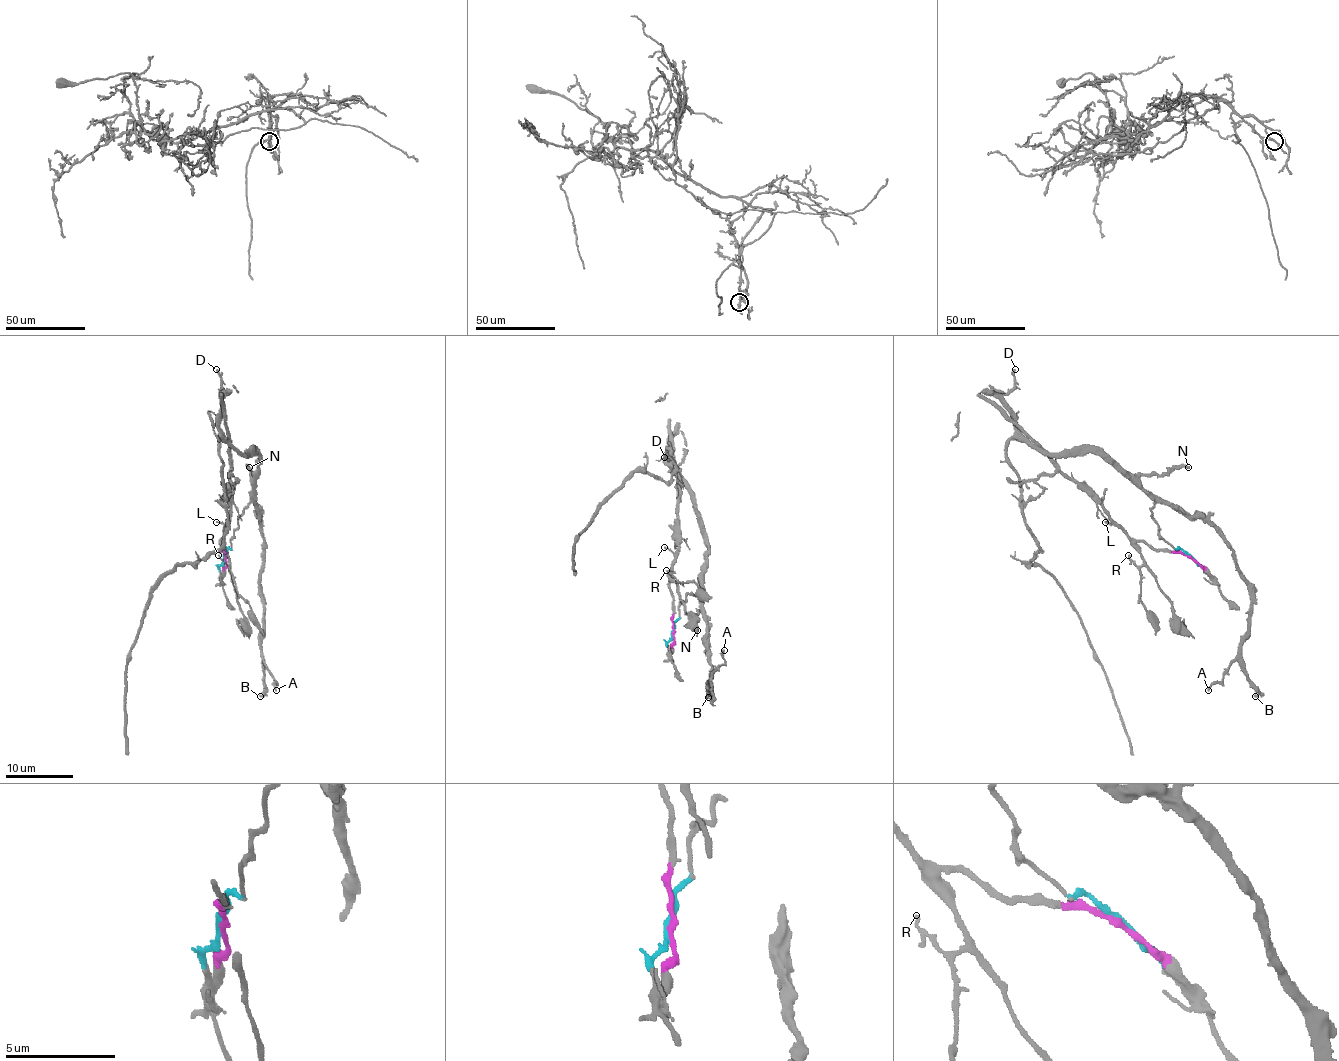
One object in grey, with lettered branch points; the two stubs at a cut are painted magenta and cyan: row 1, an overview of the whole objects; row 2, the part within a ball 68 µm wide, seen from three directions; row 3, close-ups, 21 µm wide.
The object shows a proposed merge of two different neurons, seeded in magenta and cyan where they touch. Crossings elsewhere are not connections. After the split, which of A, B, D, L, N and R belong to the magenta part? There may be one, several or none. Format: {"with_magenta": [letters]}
{"with_magenta": ["L", "R"]}

